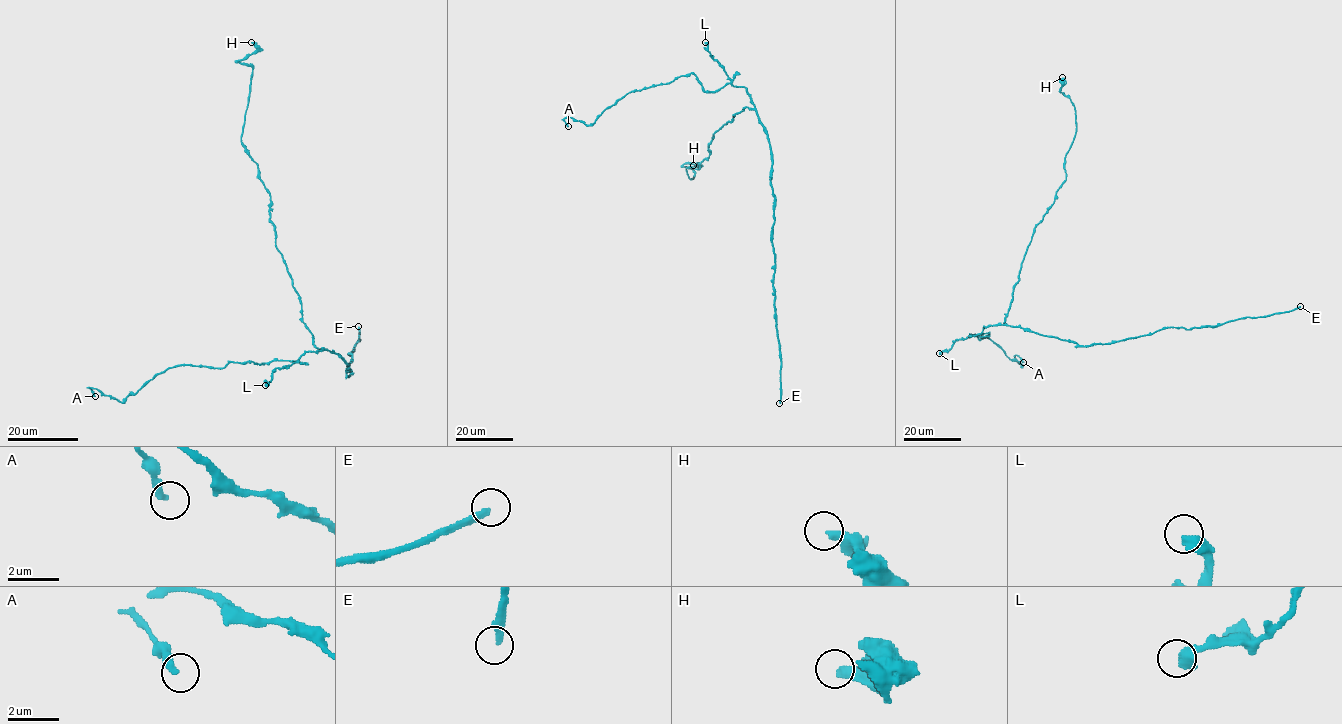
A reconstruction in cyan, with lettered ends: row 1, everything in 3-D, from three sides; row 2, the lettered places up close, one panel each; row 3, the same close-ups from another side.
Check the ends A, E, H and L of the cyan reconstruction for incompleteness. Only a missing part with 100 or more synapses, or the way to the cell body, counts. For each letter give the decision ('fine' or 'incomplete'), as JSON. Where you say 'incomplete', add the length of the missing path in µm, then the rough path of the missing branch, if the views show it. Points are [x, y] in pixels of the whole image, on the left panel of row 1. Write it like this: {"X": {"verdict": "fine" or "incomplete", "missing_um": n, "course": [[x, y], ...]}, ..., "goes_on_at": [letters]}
{"A": {"verdict": "fine"}, "E": {"verdict": "incomplete", "missing_um": 110, "course": [[358, 326], [380, 288], [382, 247], [357, 192], [395, 180], [412, 159], [411, 127], [444, 109]]}, "H": {"verdict": "fine"}, "L": {"verdict": "fine"}, "goes_on_at": ["E"]}

